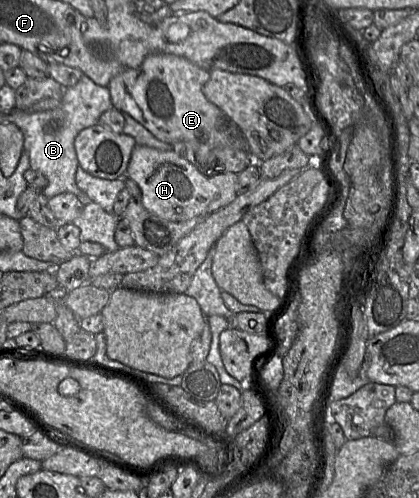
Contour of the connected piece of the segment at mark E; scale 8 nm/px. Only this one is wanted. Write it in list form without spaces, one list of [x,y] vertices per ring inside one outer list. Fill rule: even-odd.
[[[165,53],[149,54],[143,63],[134,69],[124,69],[114,76],[109,85],[112,106],[128,114],[148,129],[158,140],[169,144],[183,142],[186,149],[192,149],[198,161],[199,149],[231,147],[252,155],[250,146],[241,130],[203,93],[204,85],[210,79],[210,71],[205,70],[184,57]]]

